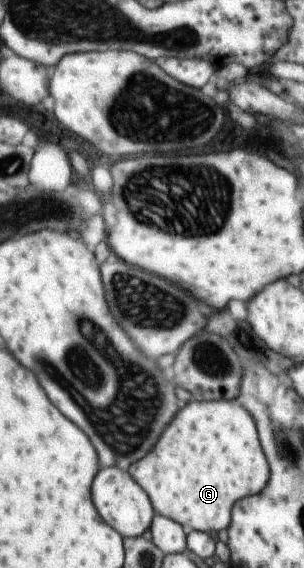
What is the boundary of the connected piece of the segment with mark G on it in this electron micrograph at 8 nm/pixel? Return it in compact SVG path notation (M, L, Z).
M235 399L192 400L180 406L152 452L130 464L127 471L152 494L156 514L180 523L185 531L202 531L215 537L231 524L235 502L258 494L266 486L269 466L258 444L258 425L241 403Z

